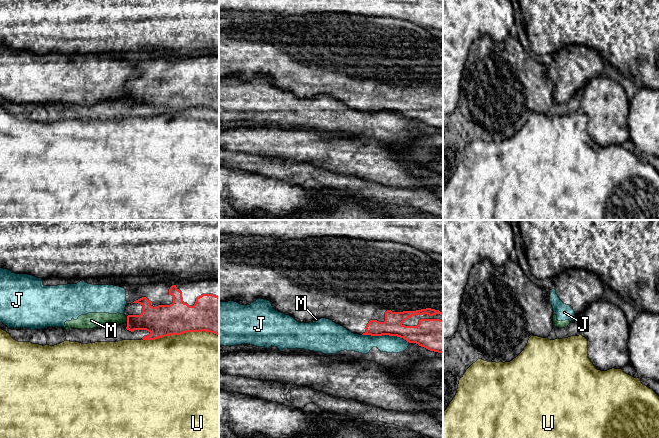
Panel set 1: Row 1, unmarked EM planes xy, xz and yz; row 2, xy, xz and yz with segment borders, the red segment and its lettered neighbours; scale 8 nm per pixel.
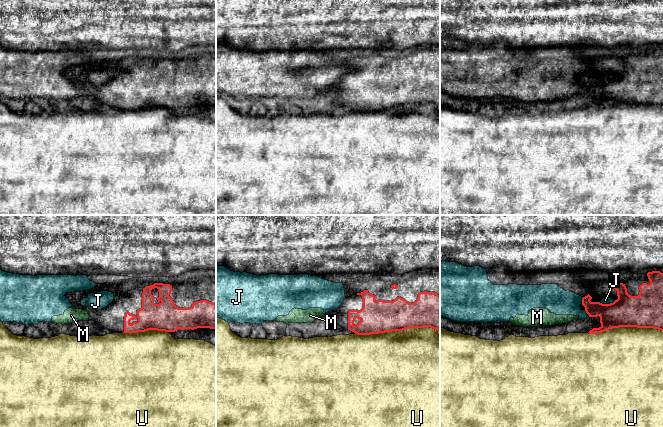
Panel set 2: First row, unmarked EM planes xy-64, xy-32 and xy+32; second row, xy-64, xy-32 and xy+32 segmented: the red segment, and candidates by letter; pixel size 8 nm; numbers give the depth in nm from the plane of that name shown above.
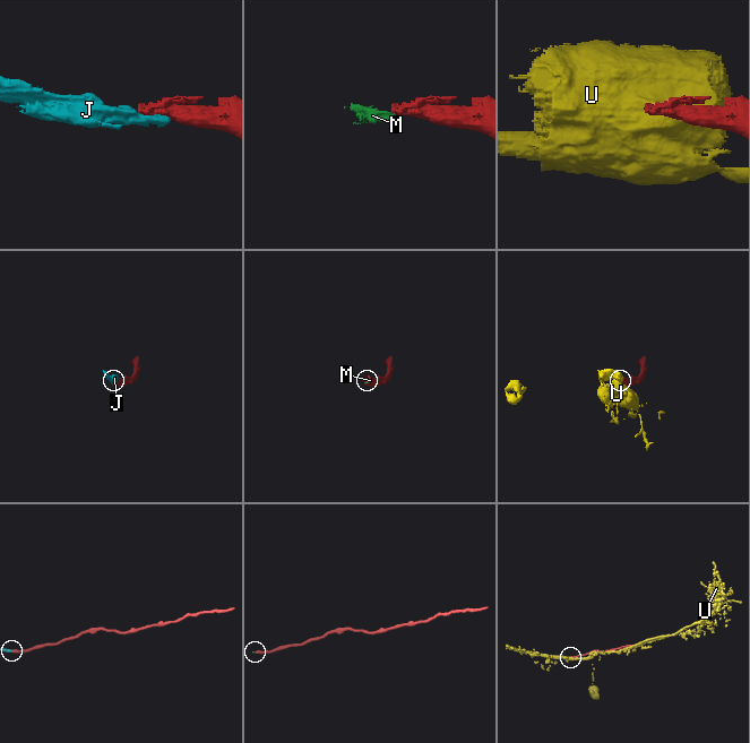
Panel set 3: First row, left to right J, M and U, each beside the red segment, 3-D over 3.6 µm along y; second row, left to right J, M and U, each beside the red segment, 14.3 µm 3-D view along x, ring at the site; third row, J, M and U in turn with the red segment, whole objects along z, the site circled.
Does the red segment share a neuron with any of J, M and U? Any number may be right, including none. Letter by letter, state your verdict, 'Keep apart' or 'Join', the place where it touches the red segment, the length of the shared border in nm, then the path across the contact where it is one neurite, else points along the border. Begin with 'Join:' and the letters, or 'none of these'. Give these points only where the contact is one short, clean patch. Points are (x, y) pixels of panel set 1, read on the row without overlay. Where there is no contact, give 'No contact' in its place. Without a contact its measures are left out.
Join: none of these
J: Keep apart. Touches red at xz (386, 110). Shared border 380 nm. Boundary: xz (362, 110), (396, 111), (409, 118)
M: Keep apart. Touches red at xy (127, 95). Shared border 40 nm. Boundary: xy (126, 93), (127, 97)
U: Keep apart. Touches red at xy (180, 110). Shared border 600 nm

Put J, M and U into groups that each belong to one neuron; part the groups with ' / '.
J M / U

